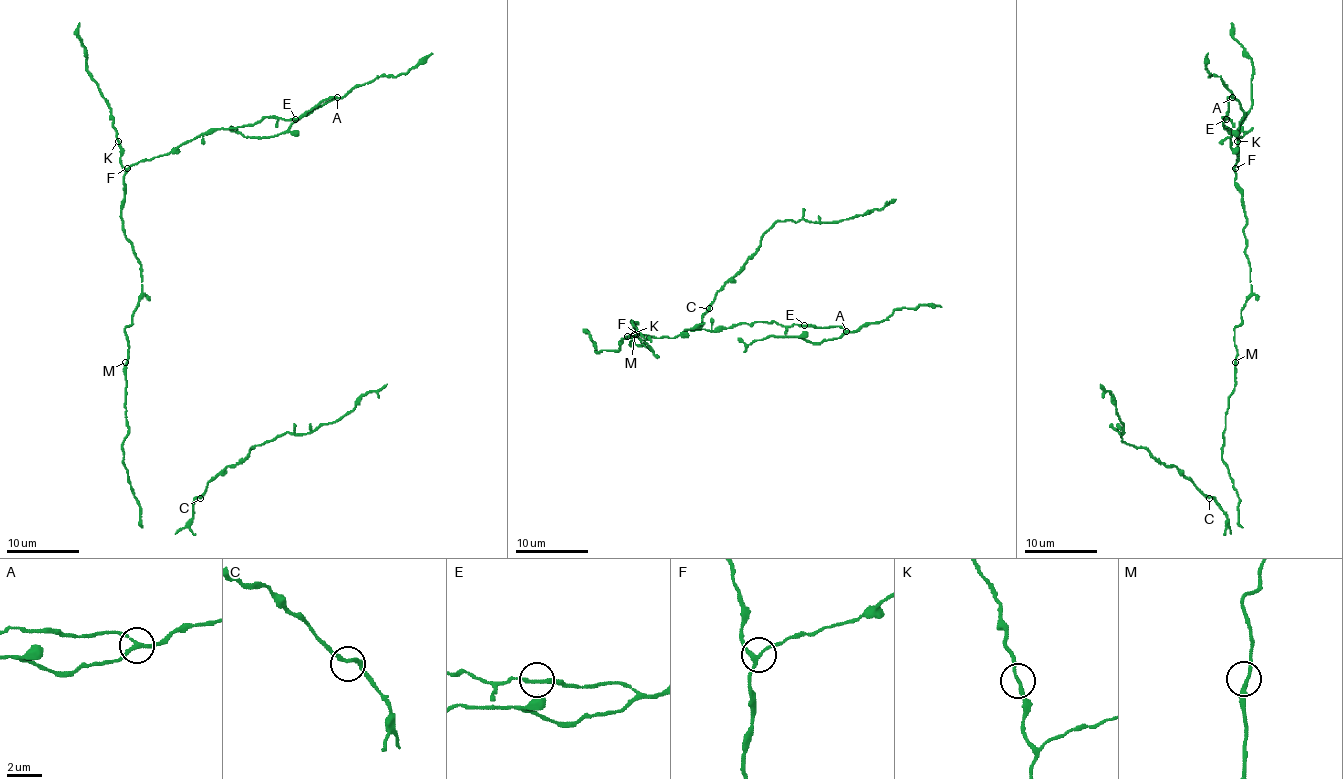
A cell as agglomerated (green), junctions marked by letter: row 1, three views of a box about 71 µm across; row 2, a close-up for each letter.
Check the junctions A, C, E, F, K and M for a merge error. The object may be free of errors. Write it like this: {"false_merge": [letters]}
{"false_merge": ["A"]}

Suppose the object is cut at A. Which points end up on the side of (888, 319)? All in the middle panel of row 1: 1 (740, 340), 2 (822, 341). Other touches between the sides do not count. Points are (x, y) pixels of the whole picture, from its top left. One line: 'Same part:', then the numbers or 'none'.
Same part: none

